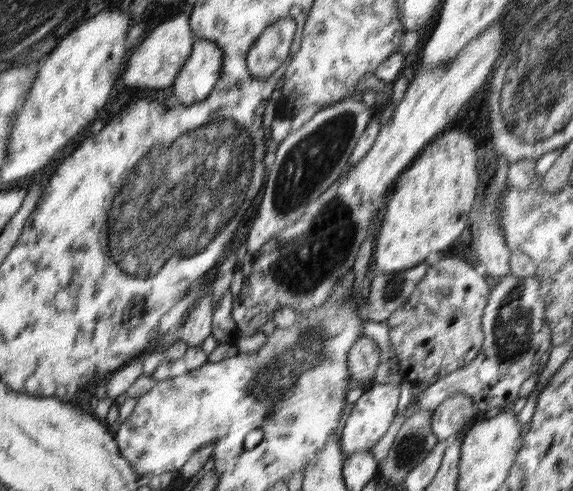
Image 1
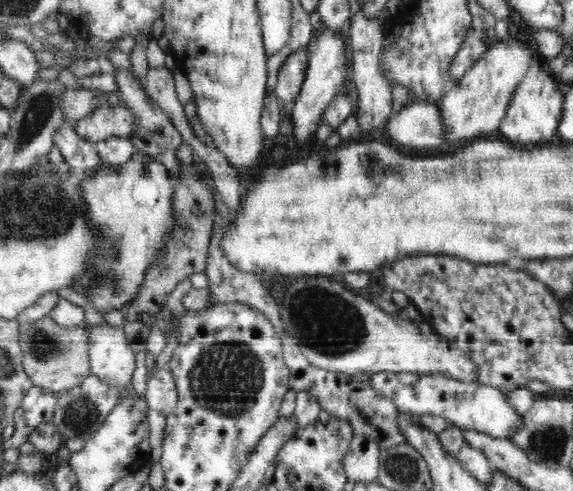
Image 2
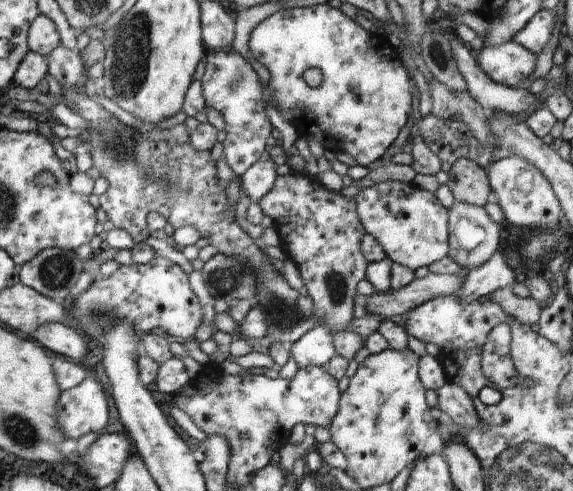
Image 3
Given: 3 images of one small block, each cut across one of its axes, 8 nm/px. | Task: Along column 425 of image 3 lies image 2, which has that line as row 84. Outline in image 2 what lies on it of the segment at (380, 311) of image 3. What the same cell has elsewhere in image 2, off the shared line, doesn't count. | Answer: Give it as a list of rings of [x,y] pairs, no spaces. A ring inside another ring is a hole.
[[[302,46],[290,55],[279,71],[275,87],[275,96],[283,100],[287,106],[290,106],[298,96],[300,86],[305,81],[309,68],[307,46]]]

